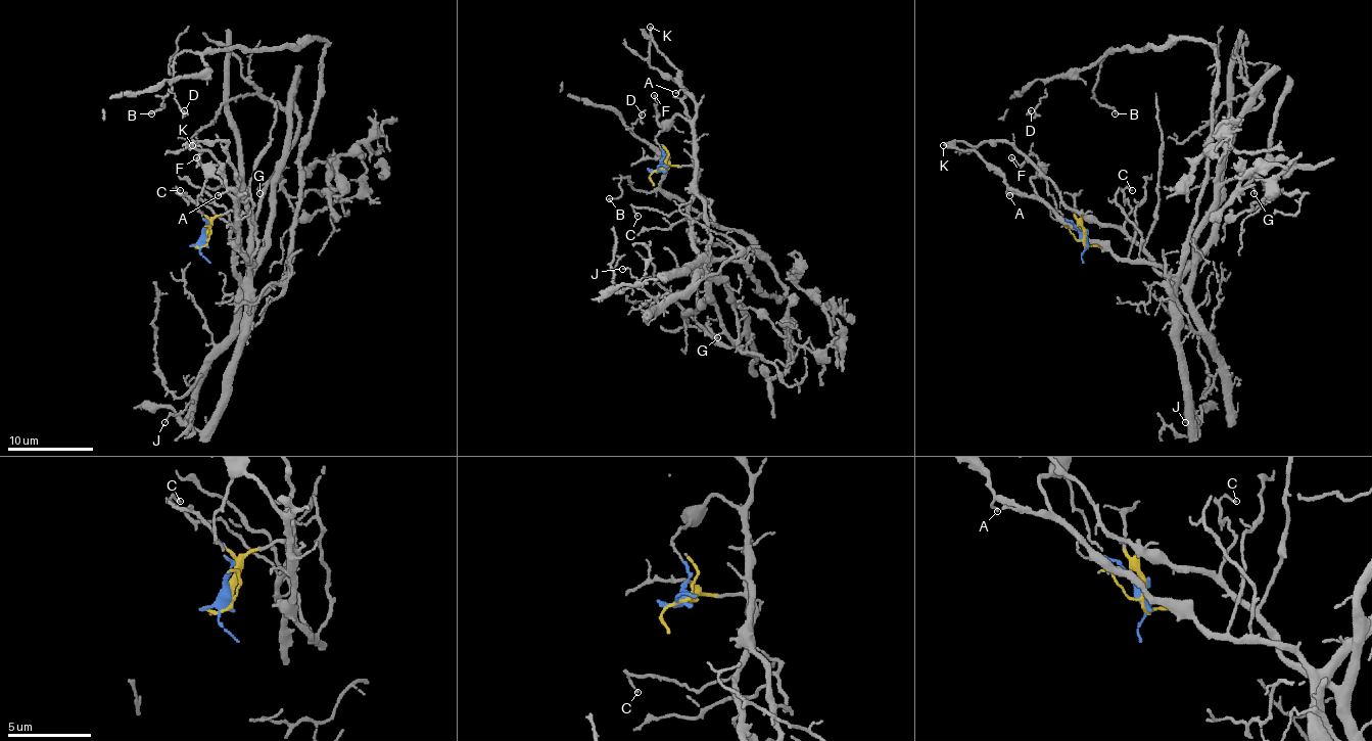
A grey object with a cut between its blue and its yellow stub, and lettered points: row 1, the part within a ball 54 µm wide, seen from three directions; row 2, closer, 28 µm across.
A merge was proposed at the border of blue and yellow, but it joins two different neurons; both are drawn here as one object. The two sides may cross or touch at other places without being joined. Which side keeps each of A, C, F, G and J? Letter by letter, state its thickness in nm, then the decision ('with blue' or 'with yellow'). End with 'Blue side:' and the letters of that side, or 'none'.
A: 90 nm | with blue
C: 120 nm | with yellow
F: 120 nm | with blue
G: 100 nm | with blue
J: 80 nm | with blue
Blue side: A, F, G, J

